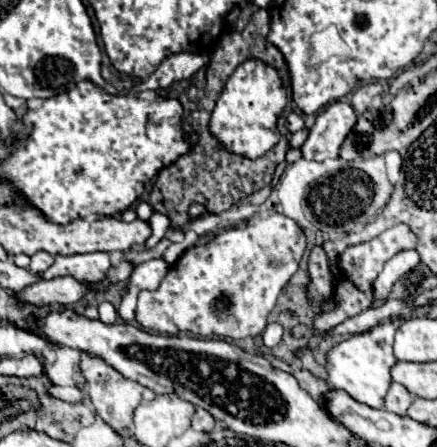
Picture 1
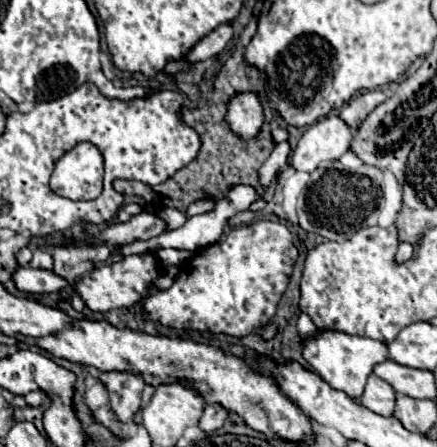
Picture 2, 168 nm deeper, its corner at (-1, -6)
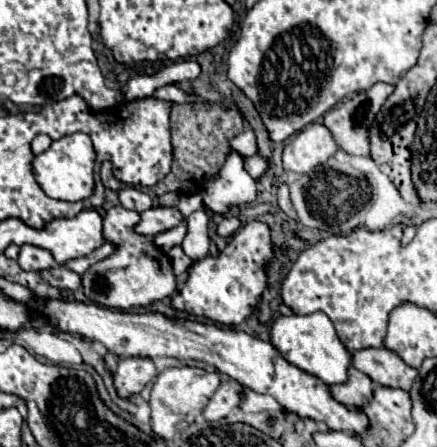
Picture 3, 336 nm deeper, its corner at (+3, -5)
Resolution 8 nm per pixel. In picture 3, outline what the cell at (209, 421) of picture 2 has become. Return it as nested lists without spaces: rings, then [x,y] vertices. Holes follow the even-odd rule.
[[[225,378],[217,388],[217,392],[213,394],[213,398],[209,400],[209,404],[205,406],[203,414],[211,422],[221,420],[241,402],[241,398],[243,398],[243,386],[233,378]]]

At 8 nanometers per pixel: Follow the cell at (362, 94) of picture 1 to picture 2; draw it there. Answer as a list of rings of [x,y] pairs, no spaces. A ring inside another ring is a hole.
[[[369,91],[369,93],[363,93],[363,95],[357,95],[353,97],[353,101],[349,101],[347,105],[341,107],[339,115],[341,119],[349,125],[349,127],[359,127],[359,123],[369,115],[369,111],[373,107],[377,107],[381,101],[383,101],[383,93],[379,91]]]

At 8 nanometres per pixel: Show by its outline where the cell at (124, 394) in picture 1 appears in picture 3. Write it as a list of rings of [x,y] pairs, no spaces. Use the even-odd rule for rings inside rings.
[[[123,358],[119,362],[117,372],[113,374],[113,380],[119,396],[129,398],[131,394],[141,392],[143,386],[151,382],[155,374],[157,368],[149,358]]]

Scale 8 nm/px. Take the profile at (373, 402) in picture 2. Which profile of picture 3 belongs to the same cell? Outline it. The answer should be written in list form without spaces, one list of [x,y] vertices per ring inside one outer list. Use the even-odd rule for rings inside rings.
[[[349,366],[349,380],[345,384],[329,386],[329,392],[337,402],[343,402],[349,408],[357,408],[369,402],[373,396],[373,382],[367,374]]]

